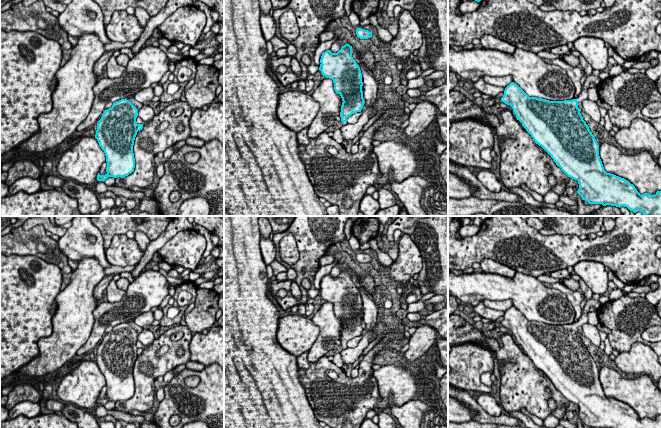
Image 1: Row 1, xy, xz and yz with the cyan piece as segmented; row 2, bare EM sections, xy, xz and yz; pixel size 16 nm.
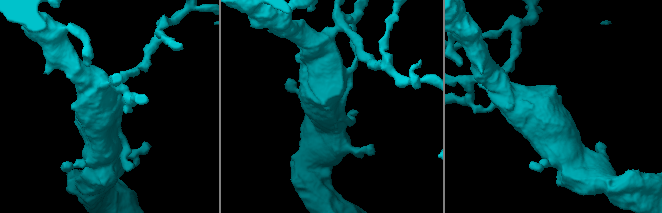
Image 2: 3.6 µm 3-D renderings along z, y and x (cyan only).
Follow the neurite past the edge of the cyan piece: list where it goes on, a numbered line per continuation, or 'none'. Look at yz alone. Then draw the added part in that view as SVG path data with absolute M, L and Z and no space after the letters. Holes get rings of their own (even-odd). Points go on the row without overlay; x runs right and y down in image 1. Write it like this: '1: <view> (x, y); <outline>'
1: yz (594, 301); M593 294L593 296L586 301L583 309L583 313L579 320L577 321L578 327L581 326L584 322L588 322L588 313L590 312L590 308L594 307L596 310L602 306L602 304L599 301L601 295L599 294Z

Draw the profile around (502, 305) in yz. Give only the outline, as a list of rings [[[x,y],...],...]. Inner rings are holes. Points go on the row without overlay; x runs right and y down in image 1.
[[[486,299],[483,301],[483,304],[487,308],[495,309],[503,312],[506,312],[511,306],[513,306],[513,302],[511,299],[498,300],[498,301]]]

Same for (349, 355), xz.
[[[364,328],[359,344],[354,348],[346,348],[340,352],[345,365],[353,364],[359,359],[364,349],[373,341],[374,334],[375,330],[367,330]]]

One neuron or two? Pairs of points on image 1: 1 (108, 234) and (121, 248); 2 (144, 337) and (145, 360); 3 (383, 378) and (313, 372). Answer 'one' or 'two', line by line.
1: two
2: two
3: two

